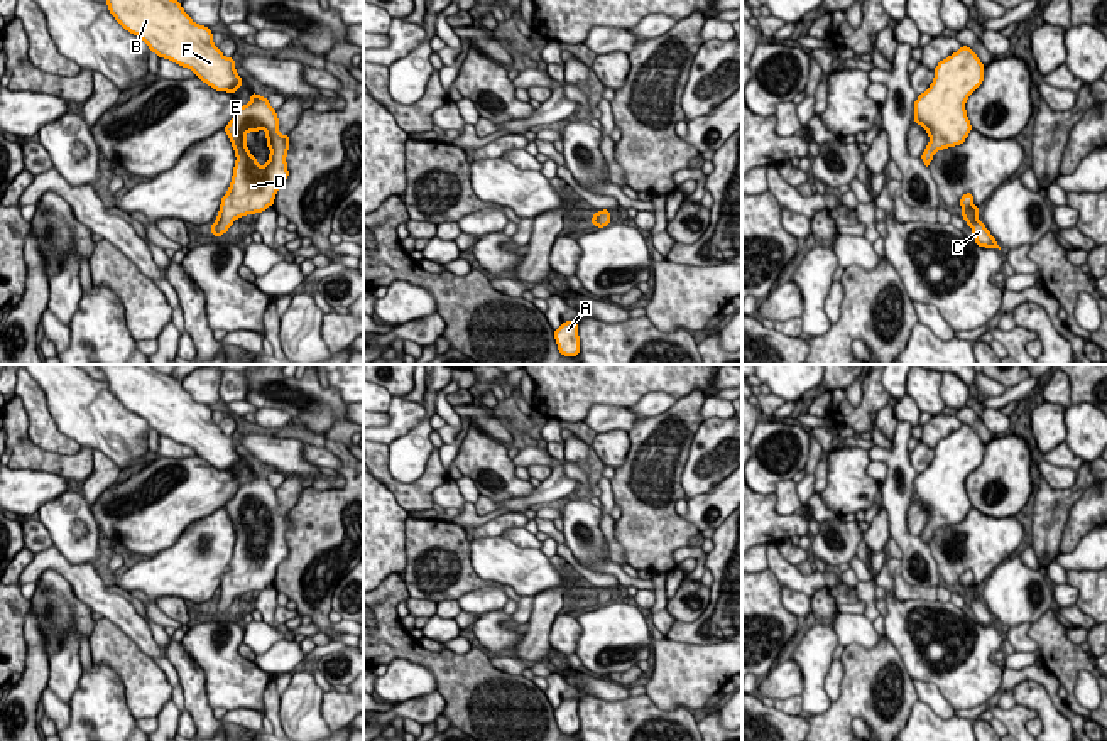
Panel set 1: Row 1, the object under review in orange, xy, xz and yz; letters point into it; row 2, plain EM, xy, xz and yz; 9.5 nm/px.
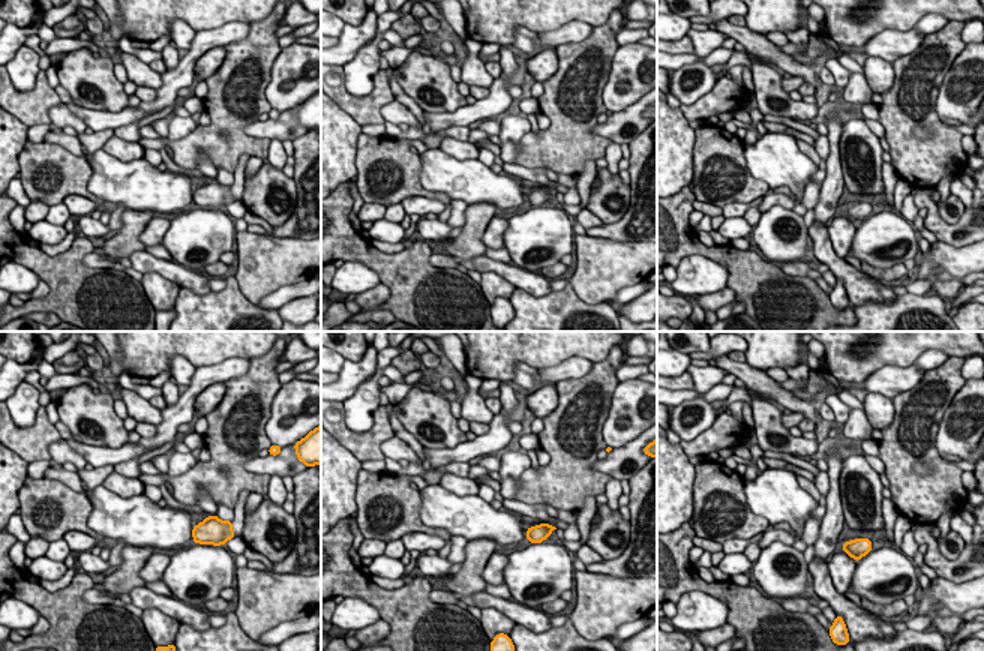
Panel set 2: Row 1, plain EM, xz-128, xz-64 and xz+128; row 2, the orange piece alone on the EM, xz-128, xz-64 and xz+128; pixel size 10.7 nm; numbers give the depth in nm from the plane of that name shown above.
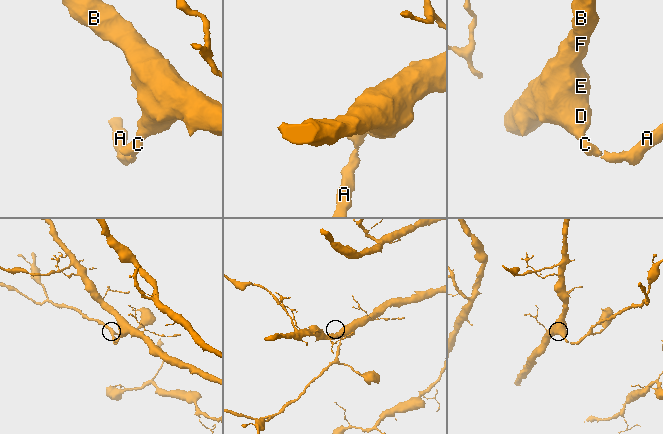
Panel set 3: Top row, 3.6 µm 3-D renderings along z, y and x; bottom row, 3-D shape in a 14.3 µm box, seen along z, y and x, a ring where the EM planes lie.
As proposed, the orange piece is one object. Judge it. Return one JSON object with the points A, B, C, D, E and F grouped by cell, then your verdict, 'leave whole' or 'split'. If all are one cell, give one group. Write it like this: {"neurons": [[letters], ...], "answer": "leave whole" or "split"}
{"neurons": [["A", "B", "C", "D", "E", "F"]], "answer": "leave whole"}

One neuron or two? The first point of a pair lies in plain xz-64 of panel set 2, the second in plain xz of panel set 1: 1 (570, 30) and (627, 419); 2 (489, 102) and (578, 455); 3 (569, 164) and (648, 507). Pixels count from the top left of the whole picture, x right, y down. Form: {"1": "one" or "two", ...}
{"1": "two", "2": "two", "3": "one"}

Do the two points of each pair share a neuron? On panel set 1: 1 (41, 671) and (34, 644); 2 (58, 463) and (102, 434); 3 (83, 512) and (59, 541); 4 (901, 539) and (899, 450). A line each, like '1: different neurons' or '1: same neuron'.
1: same neuron
2: different neurons
3: same neuron
4: same neuron

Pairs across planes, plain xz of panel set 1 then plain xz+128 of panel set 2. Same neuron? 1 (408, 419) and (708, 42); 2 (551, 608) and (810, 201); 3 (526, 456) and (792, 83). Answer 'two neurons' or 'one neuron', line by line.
1: one neuron
2: two neurons
3: one neuron

